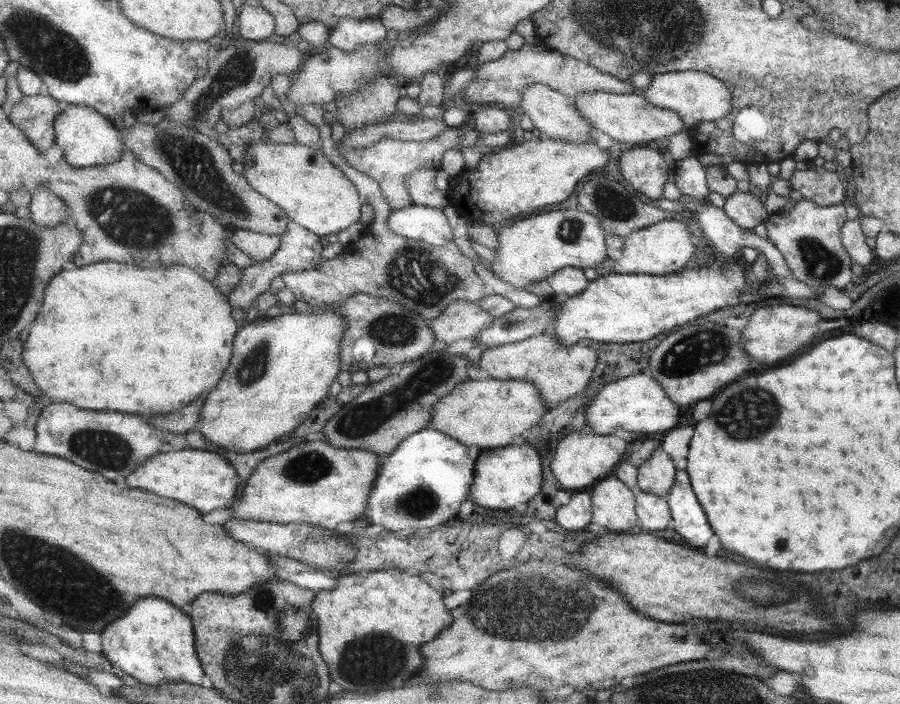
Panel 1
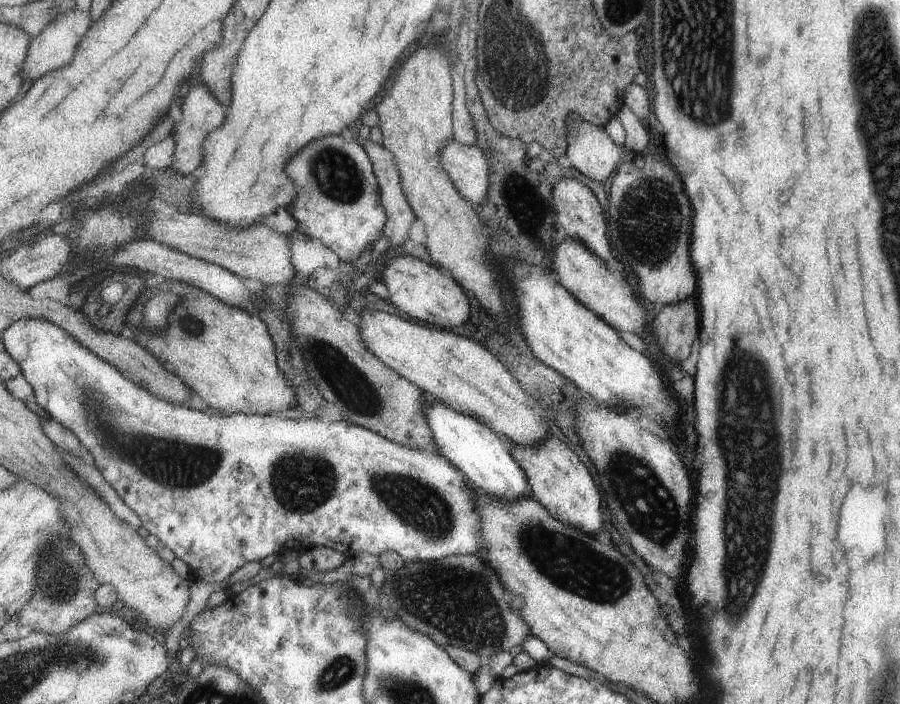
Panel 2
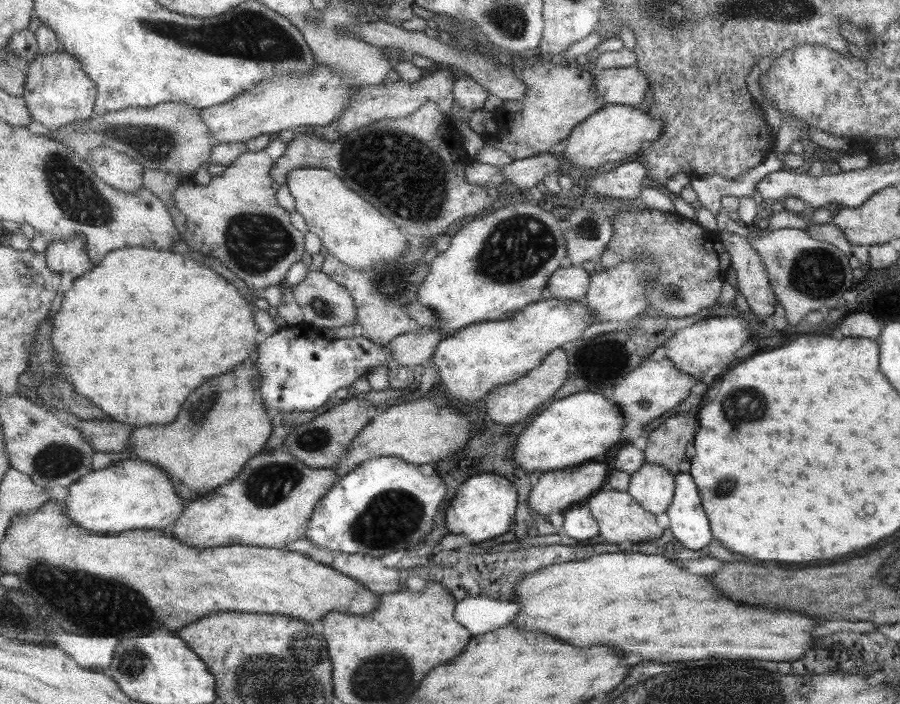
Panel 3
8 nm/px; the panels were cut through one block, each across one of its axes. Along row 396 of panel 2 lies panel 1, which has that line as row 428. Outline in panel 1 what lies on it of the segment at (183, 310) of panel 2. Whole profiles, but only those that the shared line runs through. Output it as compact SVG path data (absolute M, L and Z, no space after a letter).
M315 308L311 314L297 314L285 310L283 316L265 318L257 322L247 322L235 340L235 358L231 368L223 376L217 388L211 390L201 420L201 434L205 440L233 450L237 454L257 452L271 442L277 442L283 434L293 434L303 422L309 420L313 410L321 408L327 398L331 398L329 388L335 384L343 370L343 340L347 336L349 320L335 310Z

